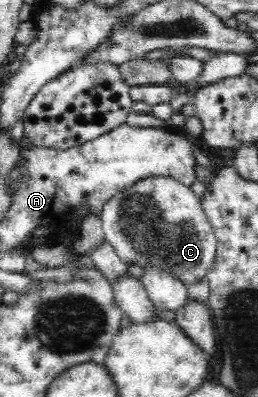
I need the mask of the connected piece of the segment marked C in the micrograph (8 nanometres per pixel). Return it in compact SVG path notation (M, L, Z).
M172 177L140 179L104 203L100 219L105 239L128 266L164 269L188 288L207 277L217 253L217 238L200 199Z

